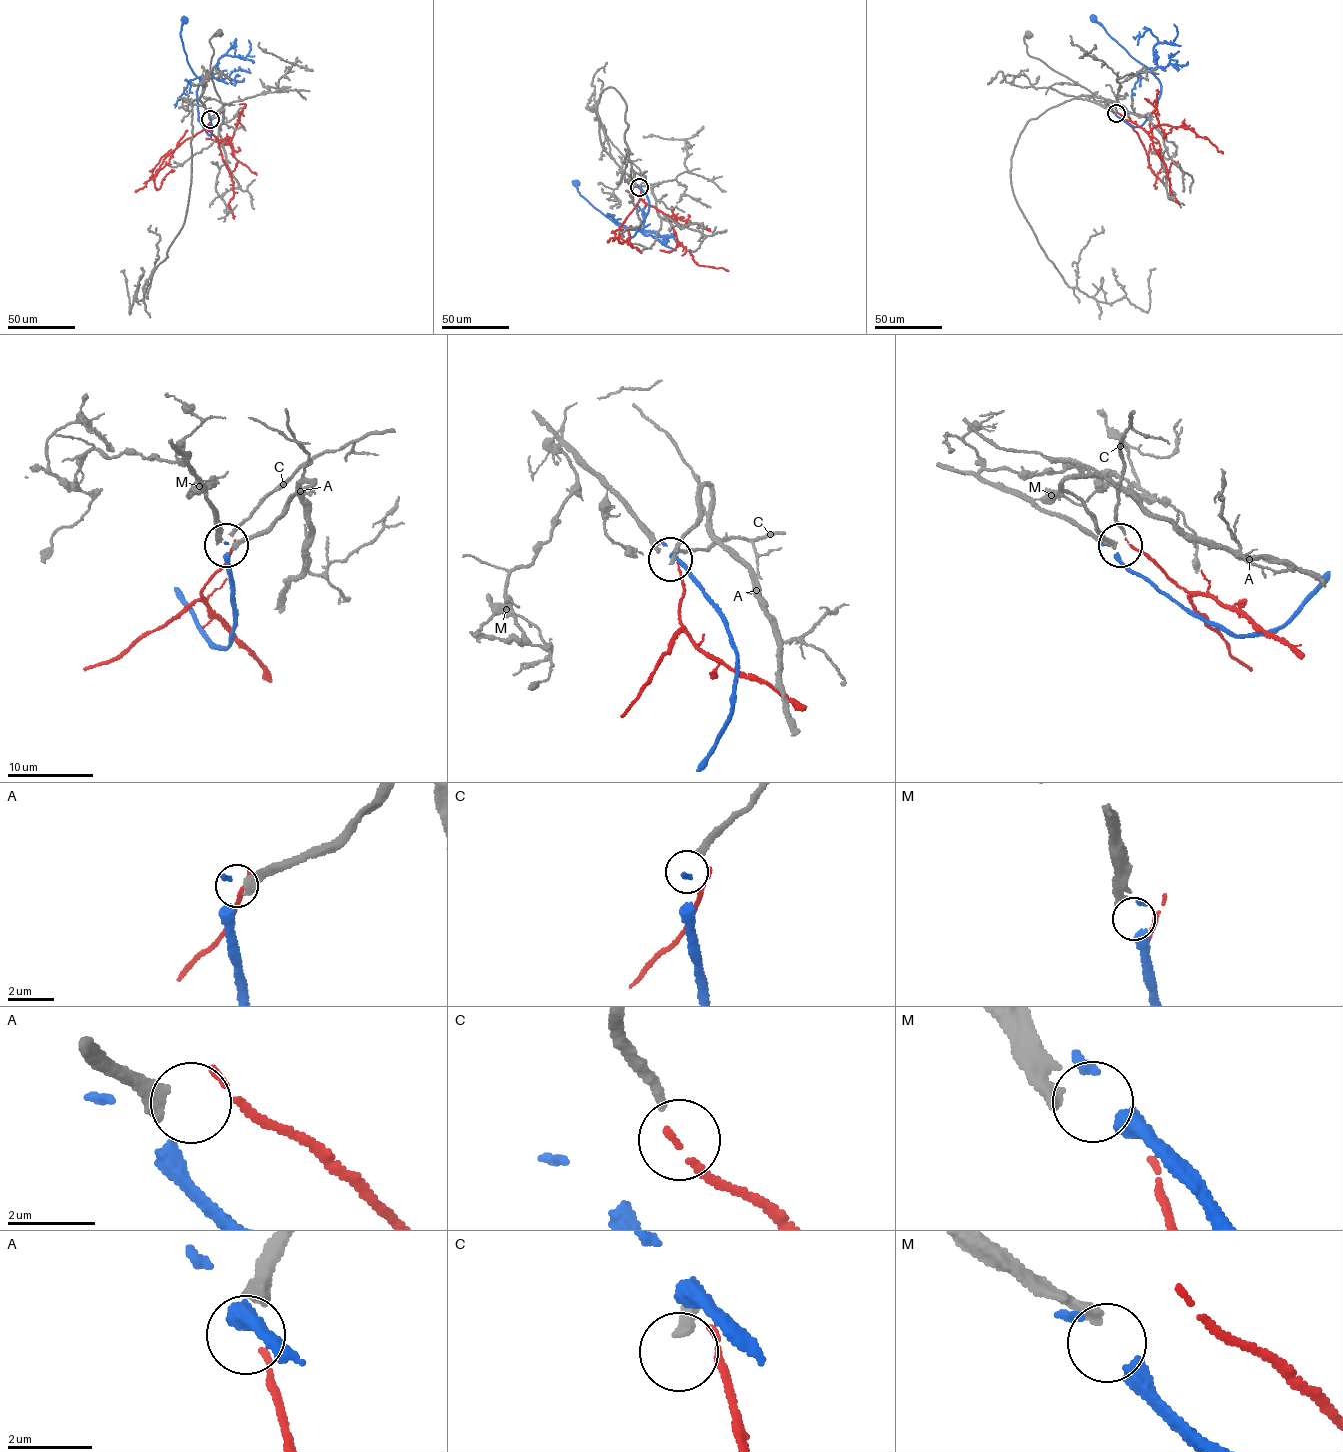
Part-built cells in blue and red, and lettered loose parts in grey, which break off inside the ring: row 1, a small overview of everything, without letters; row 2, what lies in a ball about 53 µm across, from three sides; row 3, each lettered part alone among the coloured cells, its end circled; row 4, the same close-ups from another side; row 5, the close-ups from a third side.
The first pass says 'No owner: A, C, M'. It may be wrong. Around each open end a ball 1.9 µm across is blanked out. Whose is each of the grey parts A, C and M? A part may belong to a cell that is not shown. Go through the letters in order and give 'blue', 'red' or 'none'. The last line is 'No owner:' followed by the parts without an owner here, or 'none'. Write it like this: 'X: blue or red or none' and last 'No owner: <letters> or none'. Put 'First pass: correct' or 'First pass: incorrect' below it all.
A: none
C: none
M: none
No owner: A, C, M
First pass: correct

